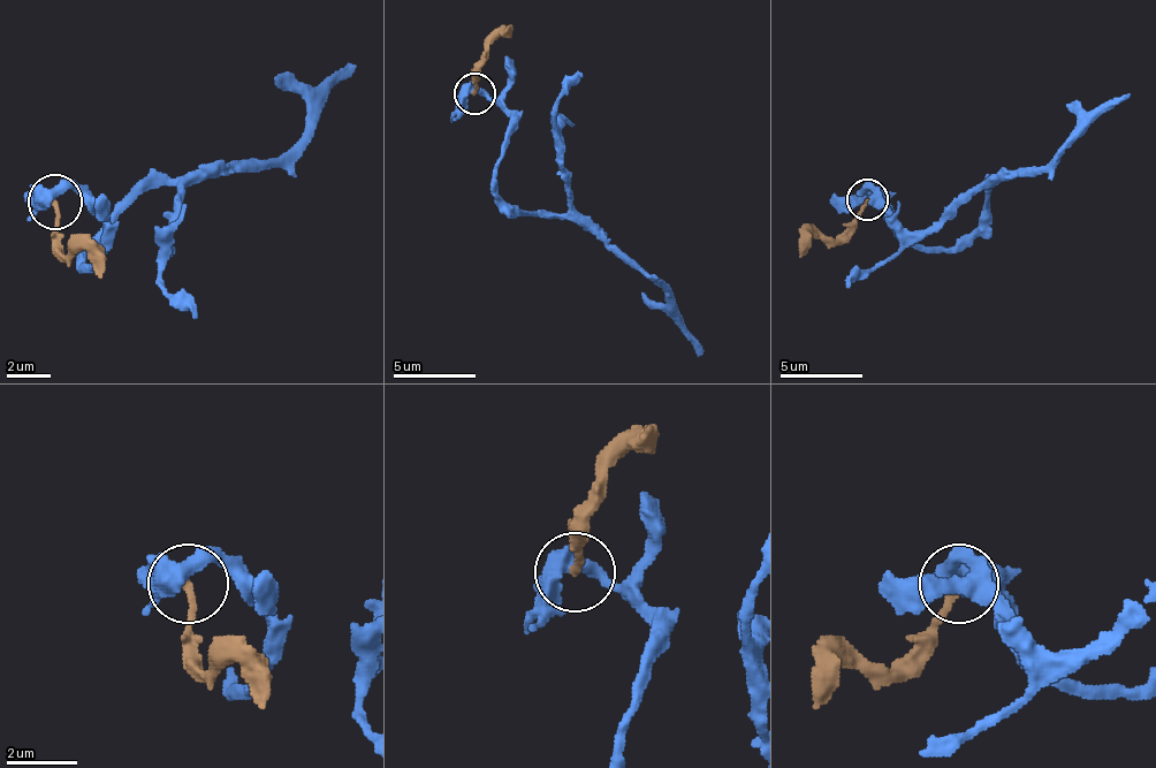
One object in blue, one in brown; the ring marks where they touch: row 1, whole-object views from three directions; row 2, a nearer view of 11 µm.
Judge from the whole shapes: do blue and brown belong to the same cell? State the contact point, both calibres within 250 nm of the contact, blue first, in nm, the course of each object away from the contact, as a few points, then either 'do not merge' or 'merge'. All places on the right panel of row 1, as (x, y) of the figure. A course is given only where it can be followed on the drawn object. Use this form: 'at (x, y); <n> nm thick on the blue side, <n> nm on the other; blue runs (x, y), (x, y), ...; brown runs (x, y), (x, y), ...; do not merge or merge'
at (867, 199); 550 nm thick on the blue side, 220 nm on the other; blue runs (864, 200), (868, 188), (913, 242), (955, 250), (980, 225), (988, 188), (996, 180), (1034, 175), (1130, 92); brown runs (868, 200), (830, 242), (810, 237), (798, 258); do not merge

